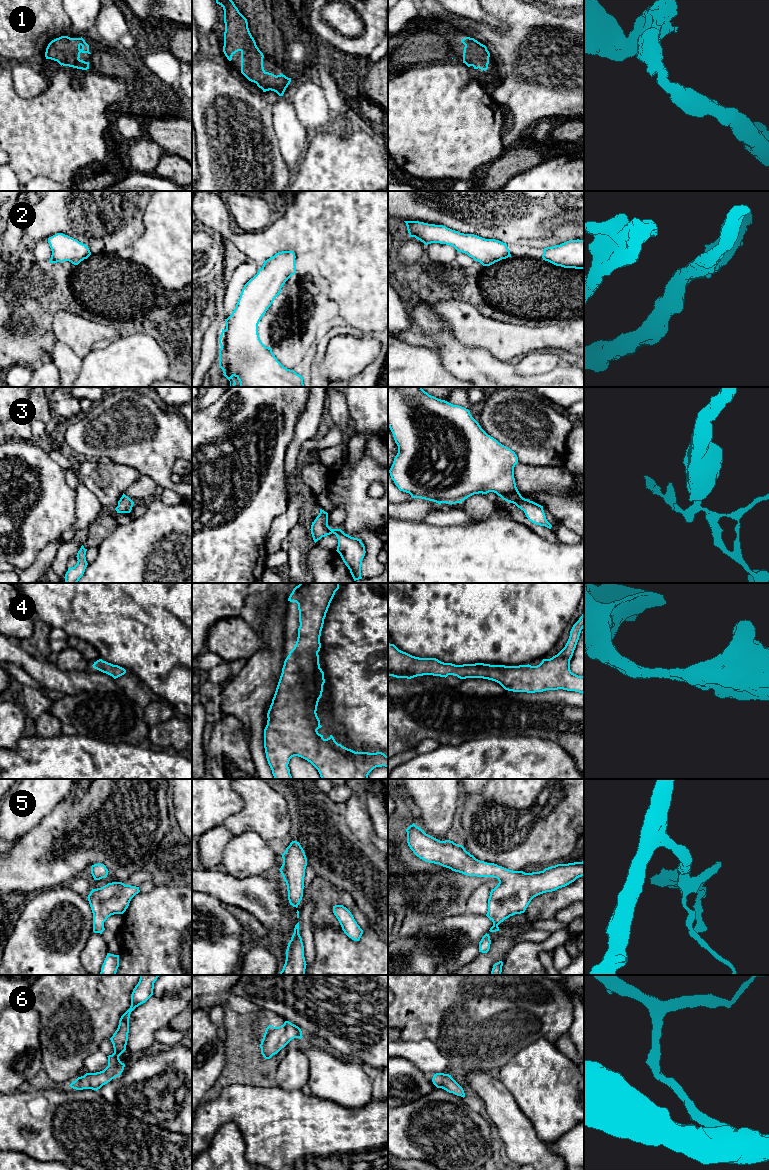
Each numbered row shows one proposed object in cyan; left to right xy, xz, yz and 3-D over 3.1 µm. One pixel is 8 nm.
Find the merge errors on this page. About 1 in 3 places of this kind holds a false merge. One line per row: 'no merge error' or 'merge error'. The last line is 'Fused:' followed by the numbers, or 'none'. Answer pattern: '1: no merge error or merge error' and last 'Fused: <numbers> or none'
1: no merge error
2: no merge error
3: no merge error
4: no merge error
5: no merge error
6: no merge error
Fused: none

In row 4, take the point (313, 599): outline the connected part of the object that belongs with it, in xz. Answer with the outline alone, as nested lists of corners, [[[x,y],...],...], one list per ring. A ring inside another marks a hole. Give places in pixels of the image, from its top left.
[[[300,583],[288,598],[288,601],[298,604],[298,637],[284,661],[264,729],[266,758],[275,779],[292,779],[288,764],[294,756],[310,762],[318,770],[321,779],[368,779],[374,768],[388,767],[388,756],[384,753],[355,752],[338,744],[332,735],[324,739],[317,731],[322,727],[316,711],[325,683],[318,655],[320,636],[326,613],[338,589],[339,583]]]

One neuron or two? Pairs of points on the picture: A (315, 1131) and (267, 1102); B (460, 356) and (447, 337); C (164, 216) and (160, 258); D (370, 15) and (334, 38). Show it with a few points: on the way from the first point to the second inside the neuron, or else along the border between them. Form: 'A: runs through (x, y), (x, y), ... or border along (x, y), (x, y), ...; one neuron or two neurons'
A: runs through (303, 1131), (296, 1131), (279, 1114); one neuron
B: runs through (455, 351), (447, 342); one neuron
C: runs through (164, 226), (164, 248); one neuron
D: runs through (370, 28), (358, 42), (347, 42); one neuron

